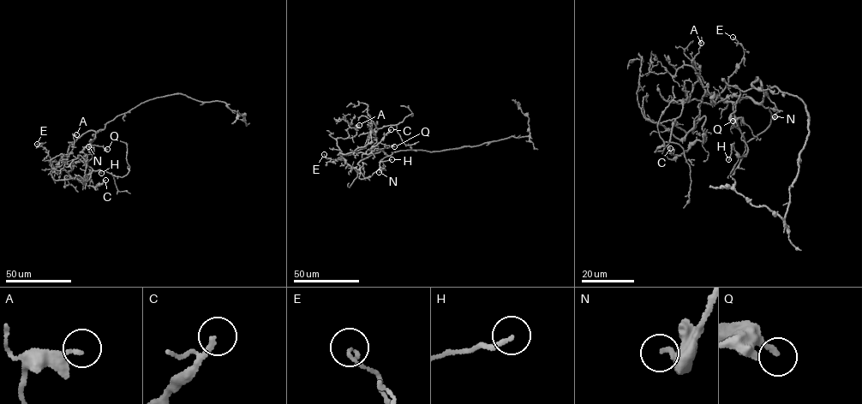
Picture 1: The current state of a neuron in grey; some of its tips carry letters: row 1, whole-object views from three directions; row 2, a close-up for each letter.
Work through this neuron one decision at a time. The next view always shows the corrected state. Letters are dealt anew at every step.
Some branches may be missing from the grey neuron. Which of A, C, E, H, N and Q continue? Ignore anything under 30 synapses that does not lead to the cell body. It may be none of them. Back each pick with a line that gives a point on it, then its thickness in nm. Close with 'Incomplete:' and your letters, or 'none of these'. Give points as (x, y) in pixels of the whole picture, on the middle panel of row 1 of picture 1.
Incomplete: none of these

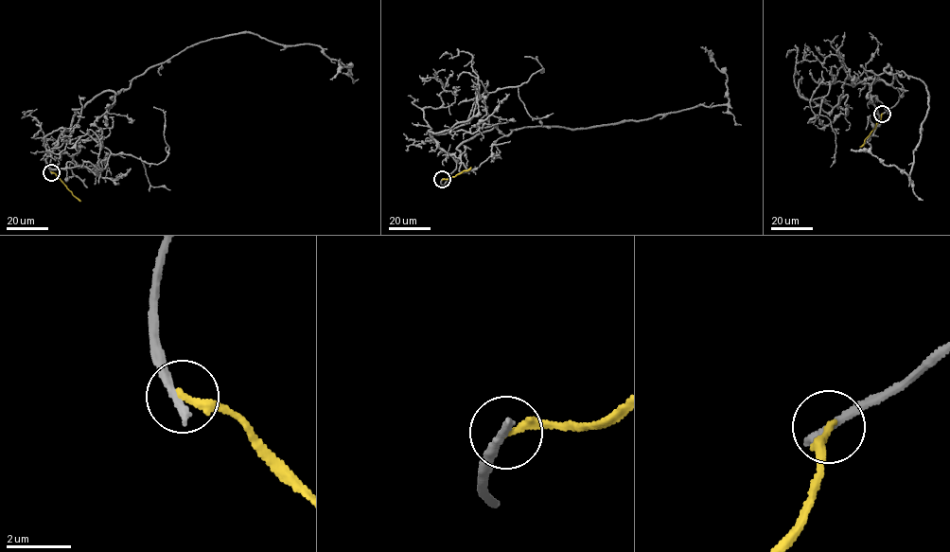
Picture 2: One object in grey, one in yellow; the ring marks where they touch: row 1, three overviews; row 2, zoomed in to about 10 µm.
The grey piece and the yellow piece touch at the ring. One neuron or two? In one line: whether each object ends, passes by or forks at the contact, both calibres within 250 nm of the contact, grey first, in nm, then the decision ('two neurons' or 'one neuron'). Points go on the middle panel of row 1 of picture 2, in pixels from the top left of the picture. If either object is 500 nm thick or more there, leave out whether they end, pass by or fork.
grey ends there; yellow ends there; 320 nm thick on the grey side, 240 nm on the other; two neurons

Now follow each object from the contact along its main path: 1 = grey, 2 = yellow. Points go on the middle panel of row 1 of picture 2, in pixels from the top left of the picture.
1: (442, 179), (454, 171), (457, 148), (495, 126), (505, 135), (580, 129), (727, 103), (727, 76), (700, 46)
2: (442, 179), (471, 167)

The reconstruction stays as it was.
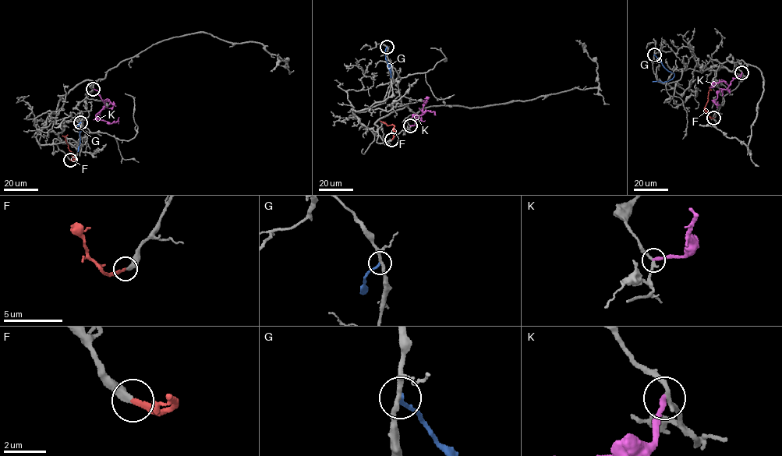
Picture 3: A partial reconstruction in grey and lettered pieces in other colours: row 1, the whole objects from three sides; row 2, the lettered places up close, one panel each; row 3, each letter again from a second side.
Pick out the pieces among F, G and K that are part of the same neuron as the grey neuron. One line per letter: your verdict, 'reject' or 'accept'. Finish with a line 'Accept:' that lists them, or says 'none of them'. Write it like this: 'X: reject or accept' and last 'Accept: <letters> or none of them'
F: accept
G: reject
K: reject
Accept: F

